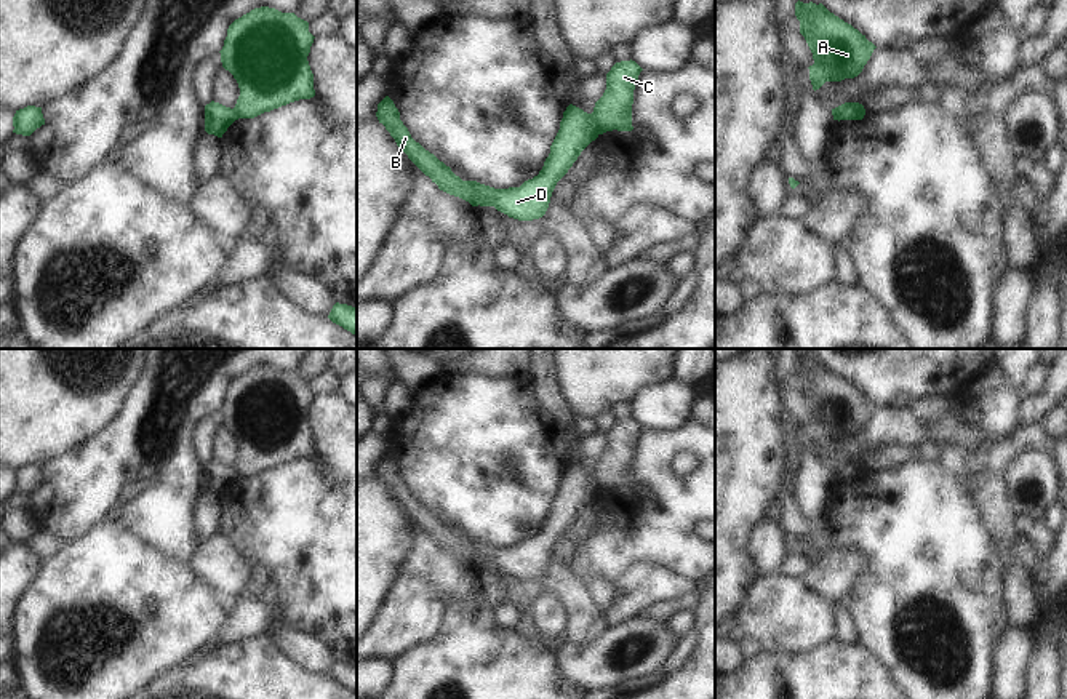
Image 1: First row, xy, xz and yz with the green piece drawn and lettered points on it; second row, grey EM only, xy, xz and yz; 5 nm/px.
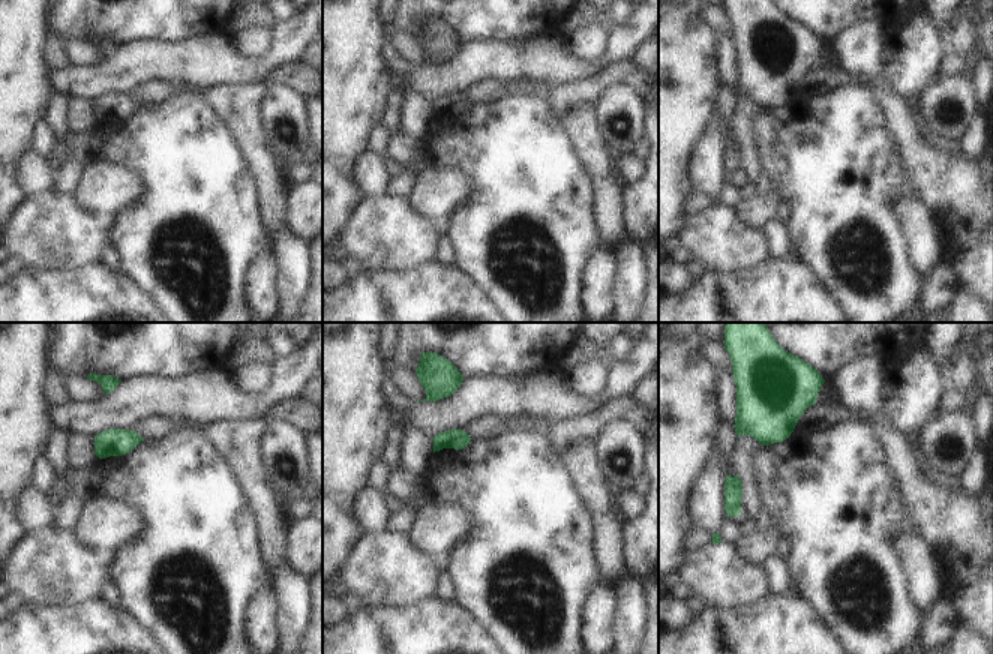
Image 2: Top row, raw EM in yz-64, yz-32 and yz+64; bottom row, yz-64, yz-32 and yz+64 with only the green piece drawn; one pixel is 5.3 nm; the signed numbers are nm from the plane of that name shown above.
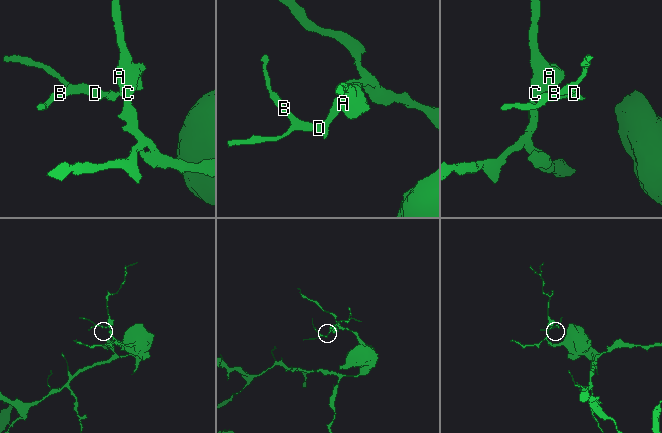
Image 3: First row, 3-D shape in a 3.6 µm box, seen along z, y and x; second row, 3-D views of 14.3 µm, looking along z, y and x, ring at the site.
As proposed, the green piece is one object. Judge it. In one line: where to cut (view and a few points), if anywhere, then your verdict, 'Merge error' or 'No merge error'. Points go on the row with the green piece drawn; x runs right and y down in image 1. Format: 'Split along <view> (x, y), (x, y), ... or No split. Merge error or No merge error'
Split along xz (591, 114), (599, 133). Merge error.

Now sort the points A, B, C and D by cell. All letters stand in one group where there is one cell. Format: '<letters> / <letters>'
A C / B D

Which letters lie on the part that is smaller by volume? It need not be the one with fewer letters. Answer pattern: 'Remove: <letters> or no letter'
Remove: B, D

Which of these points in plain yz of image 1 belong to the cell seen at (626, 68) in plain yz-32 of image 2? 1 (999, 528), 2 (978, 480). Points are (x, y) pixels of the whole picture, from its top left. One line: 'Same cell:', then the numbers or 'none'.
Same cell: 1, 2

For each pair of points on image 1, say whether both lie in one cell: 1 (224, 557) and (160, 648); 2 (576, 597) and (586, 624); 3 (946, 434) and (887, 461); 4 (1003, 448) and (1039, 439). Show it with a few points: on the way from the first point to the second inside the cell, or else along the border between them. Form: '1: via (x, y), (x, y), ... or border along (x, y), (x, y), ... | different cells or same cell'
1: border along (186, 563), (229, 600) | different cells
2: via (578, 603), (584, 618) | same cell
3: border along (895, 442), (867, 450), (859, 458) | different cells
4: via (1011, 447), (1023, 439), (1031, 439) | same cell

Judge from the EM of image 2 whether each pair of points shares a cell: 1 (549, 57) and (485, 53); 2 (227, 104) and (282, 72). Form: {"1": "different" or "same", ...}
{"1": "same", "2": "same"}

